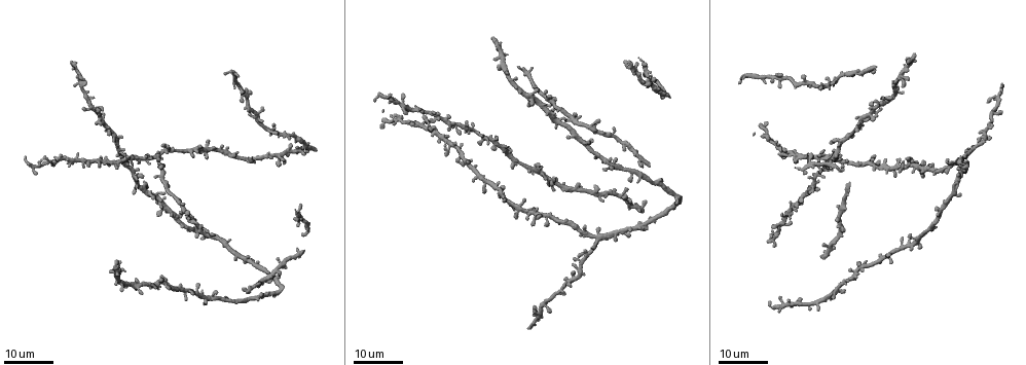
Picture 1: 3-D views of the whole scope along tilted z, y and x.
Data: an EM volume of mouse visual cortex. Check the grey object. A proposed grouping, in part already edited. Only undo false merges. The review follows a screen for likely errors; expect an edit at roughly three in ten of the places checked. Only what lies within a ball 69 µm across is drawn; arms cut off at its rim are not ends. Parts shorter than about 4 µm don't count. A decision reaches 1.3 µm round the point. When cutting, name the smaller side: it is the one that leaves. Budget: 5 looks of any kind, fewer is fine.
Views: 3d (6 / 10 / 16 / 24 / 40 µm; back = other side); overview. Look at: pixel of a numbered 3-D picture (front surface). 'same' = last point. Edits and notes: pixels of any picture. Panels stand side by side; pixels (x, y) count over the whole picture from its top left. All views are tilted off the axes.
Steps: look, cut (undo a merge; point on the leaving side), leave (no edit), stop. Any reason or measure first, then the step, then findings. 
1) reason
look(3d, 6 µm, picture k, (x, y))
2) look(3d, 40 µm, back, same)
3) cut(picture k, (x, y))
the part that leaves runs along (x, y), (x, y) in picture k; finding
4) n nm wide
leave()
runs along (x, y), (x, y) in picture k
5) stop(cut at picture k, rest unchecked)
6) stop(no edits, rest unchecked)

four-way junction
look(3d, 24 µm, picture 1, (814, 178))

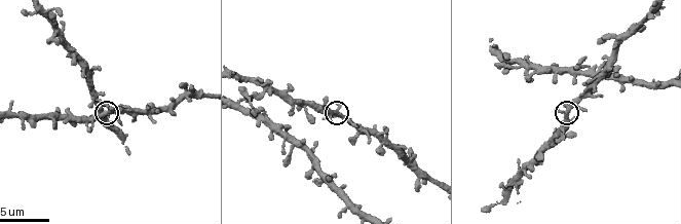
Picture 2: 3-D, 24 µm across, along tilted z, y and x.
look(3d, 6 µm, picture 2, (339, 113))

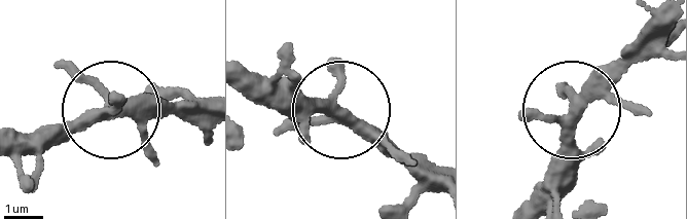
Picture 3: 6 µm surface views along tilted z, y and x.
270 nm wide
leave()
one neuron here

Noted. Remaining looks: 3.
four or more arms meet
look(3d, 16 µm, picture 1, (278, 157))

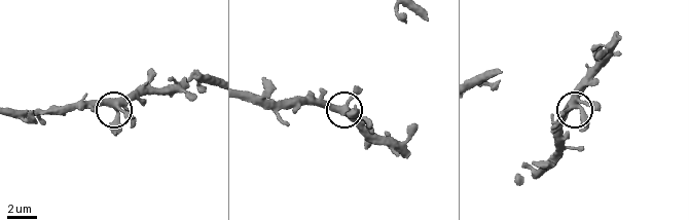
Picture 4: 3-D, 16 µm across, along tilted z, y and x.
zoom in
look(3d, 10 µm, picture 4, (569, 109))

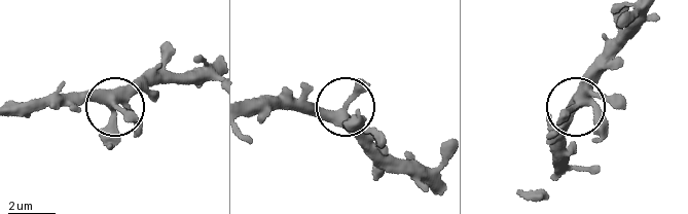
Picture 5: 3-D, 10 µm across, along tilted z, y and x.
leave()
all the same neuron

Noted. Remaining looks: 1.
stop(no edits, rest unchecked)

